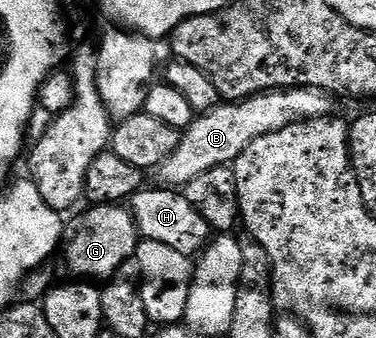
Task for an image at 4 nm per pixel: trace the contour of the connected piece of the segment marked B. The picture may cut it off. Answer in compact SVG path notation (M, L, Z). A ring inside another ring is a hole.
M278 89L259 93L245 101L221 103L209 113L201 113L189 129L183 130L178 147L155 170L159 184L164 187L183 187L190 179L198 179L206 171L219 165L232 165L254 139L290 127L299 121L312 121L315 117L329 116L333 111L333 98L320 89Z

